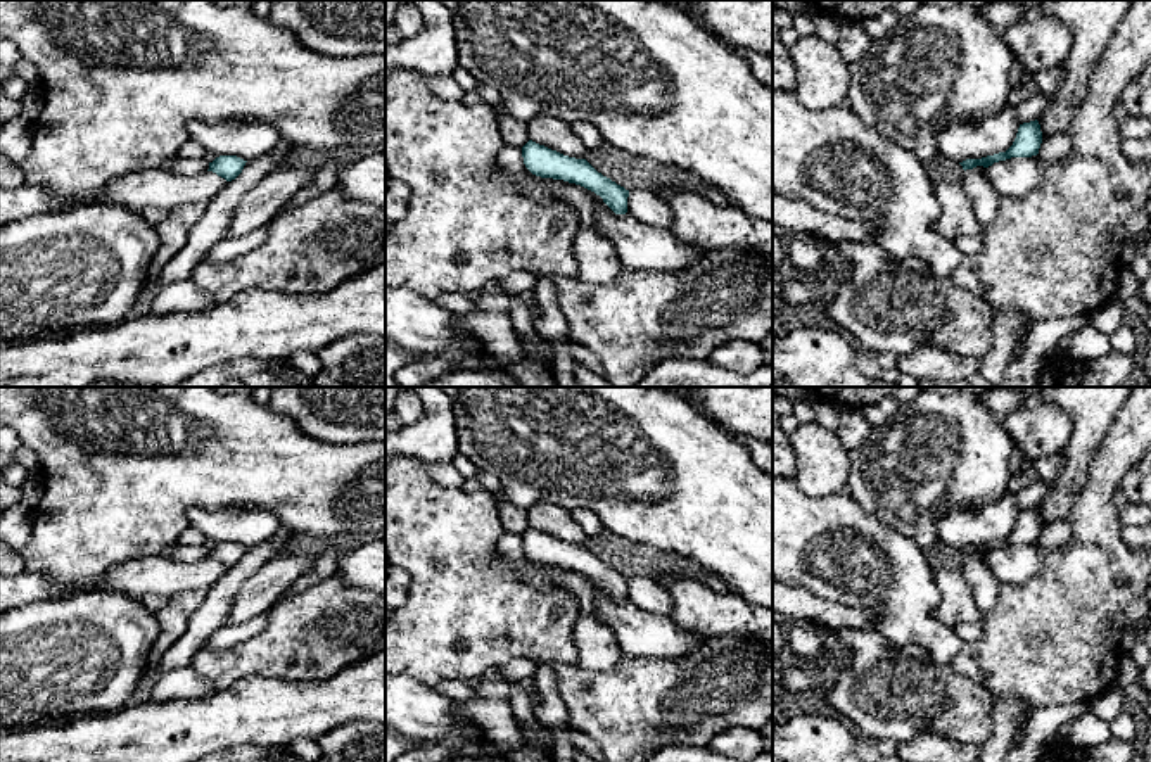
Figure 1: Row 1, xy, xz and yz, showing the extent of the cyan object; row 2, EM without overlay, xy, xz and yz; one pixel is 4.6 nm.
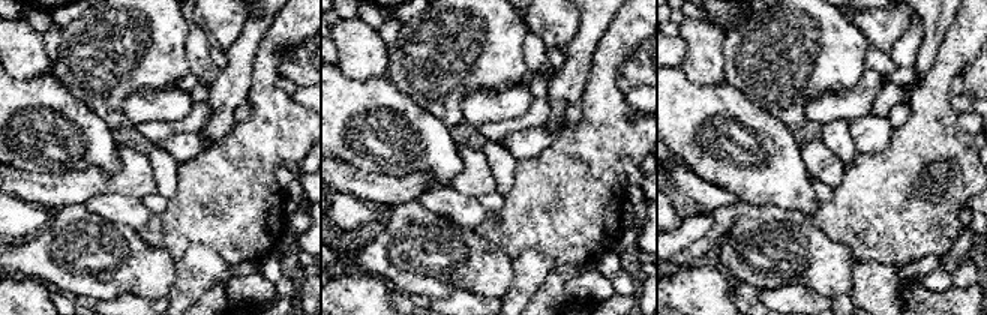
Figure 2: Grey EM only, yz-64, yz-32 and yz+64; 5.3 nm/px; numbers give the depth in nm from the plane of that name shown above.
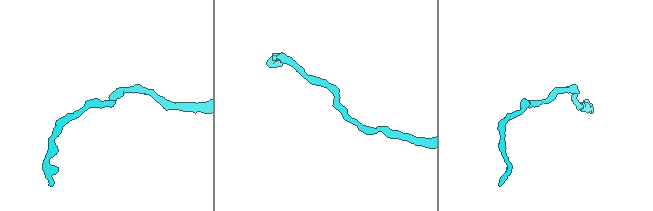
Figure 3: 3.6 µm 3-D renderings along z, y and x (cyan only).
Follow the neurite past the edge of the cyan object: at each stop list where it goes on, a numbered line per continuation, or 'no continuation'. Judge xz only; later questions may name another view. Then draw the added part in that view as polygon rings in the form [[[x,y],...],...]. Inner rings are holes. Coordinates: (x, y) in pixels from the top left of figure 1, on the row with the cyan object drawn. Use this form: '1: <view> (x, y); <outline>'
no continuation

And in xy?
1: xy (248, 140); [[[225,119],[214,124],[192,121],[185,135],[214,157],[237,156],[244,161],[264,156],[282,140],[280,131],[271,124],[244,119]]]

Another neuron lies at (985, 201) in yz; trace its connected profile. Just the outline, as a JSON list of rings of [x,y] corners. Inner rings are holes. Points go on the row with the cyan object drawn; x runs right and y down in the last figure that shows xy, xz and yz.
[[[976,166],[963,173],[961,183],[973,202],[982,233],[992,225],[1001,197],[989,180],[989,168]]]

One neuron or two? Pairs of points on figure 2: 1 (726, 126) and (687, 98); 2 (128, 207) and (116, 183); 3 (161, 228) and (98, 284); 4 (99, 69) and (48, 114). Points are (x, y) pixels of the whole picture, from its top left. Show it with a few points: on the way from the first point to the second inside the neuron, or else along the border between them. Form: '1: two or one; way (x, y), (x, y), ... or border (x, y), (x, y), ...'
1: one; way (717, 126), (696, 107)
2: two; border (141, 198), (132, 194), (99, 192), (86, 201)
3: two; border (138, 233), (153, 245), (161, 246), (174, 261)
4: two; border (51, 71), (98, 116)

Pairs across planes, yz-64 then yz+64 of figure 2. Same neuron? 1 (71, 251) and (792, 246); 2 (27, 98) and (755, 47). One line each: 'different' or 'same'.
1: same
2: different

